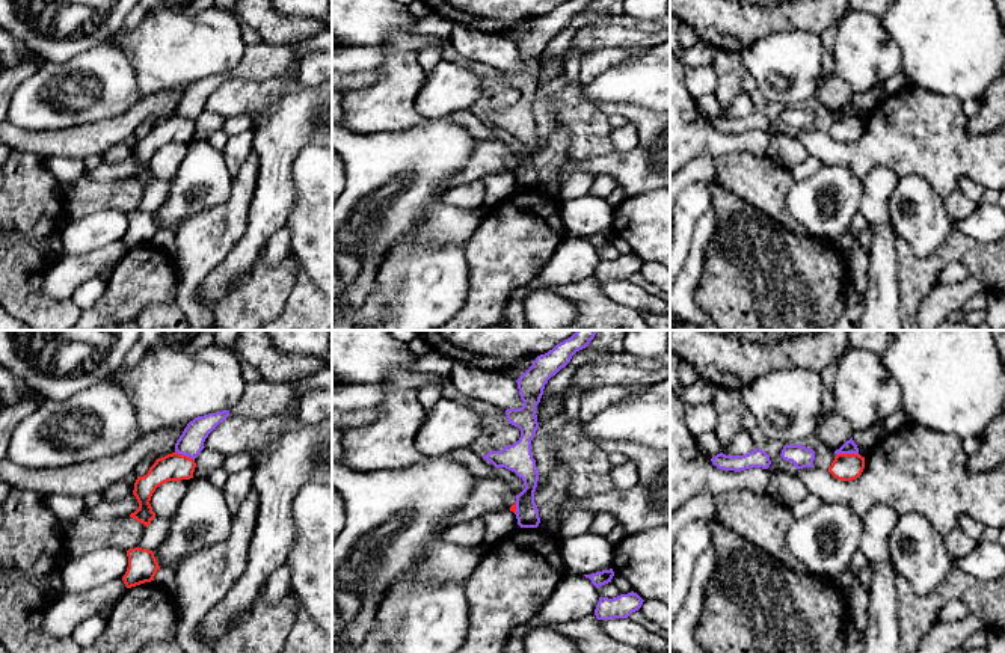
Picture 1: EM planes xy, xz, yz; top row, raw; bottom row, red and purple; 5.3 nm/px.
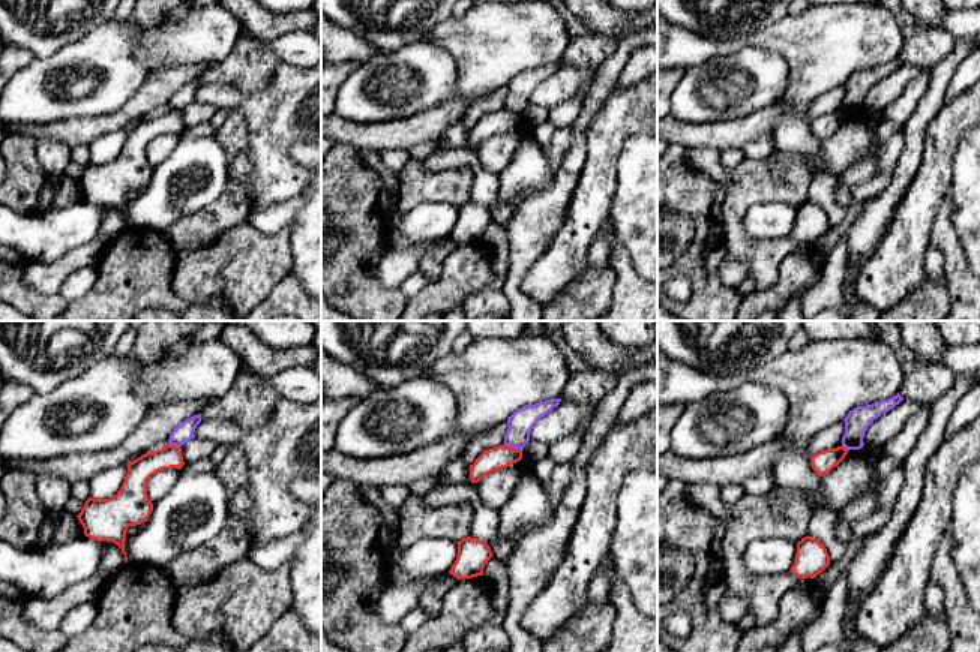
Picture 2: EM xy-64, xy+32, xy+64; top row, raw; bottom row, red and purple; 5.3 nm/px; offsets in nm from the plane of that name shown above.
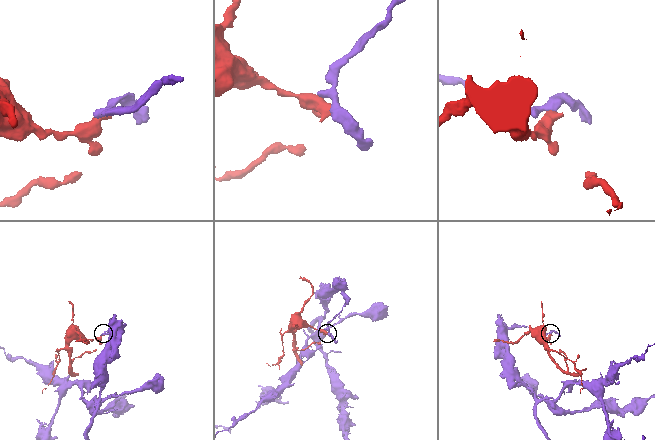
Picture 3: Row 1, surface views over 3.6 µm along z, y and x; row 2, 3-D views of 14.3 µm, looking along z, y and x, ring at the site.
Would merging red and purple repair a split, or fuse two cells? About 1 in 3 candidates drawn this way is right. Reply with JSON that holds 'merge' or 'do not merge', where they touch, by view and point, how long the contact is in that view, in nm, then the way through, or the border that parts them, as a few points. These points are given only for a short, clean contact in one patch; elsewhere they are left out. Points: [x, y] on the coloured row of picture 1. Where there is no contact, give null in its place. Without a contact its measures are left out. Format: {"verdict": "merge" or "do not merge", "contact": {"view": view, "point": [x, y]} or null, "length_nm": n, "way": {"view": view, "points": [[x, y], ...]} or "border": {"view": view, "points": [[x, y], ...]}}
{"verdict": "do not merge", "contact": {"view": "yz", "point": [847, 454]}, "length_nm": 130, "border": {"view": "yz", "points": [[859, 454], [836, 456]]}}

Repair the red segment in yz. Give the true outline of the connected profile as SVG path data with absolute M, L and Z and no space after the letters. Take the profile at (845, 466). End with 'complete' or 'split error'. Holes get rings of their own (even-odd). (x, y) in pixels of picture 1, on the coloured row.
M838 454L828 468L828 472L841 481L853 481L862 475L865 457L859 454Z; complete

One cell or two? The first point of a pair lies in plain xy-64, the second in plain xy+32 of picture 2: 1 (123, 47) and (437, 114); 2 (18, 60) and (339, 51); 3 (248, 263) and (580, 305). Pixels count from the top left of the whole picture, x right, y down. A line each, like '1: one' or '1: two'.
1: two
2: two
3: one

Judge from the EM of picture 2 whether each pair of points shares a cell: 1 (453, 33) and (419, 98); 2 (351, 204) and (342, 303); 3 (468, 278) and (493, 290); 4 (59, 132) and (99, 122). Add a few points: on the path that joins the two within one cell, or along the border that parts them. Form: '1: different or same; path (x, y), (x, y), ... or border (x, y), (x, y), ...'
1: different; border (419, 39), (450, 54), (456, 83)
2: same; path (359, 228), (357, 279)
3: different; border (493, 252), (493, 279), (461, 305)
4: same; path (69, 131), (84, 131), (89, 128)

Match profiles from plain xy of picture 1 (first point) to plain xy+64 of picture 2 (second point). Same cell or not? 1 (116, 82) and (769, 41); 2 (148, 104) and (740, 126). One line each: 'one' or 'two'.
1: two
2: one

